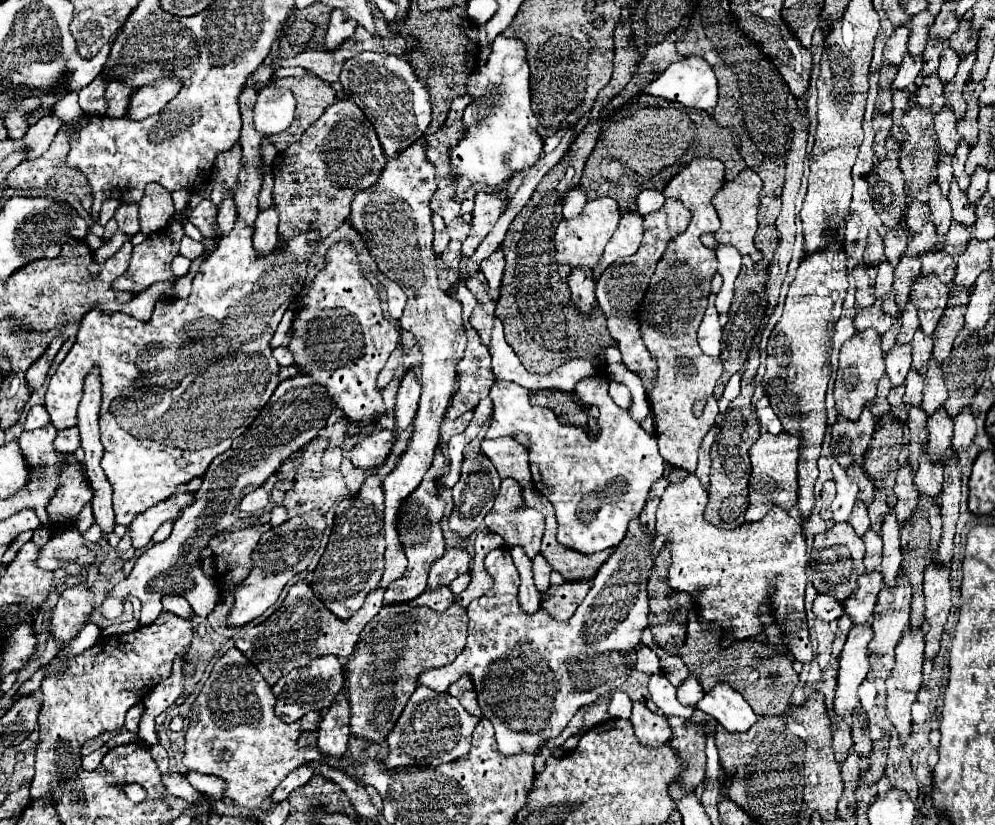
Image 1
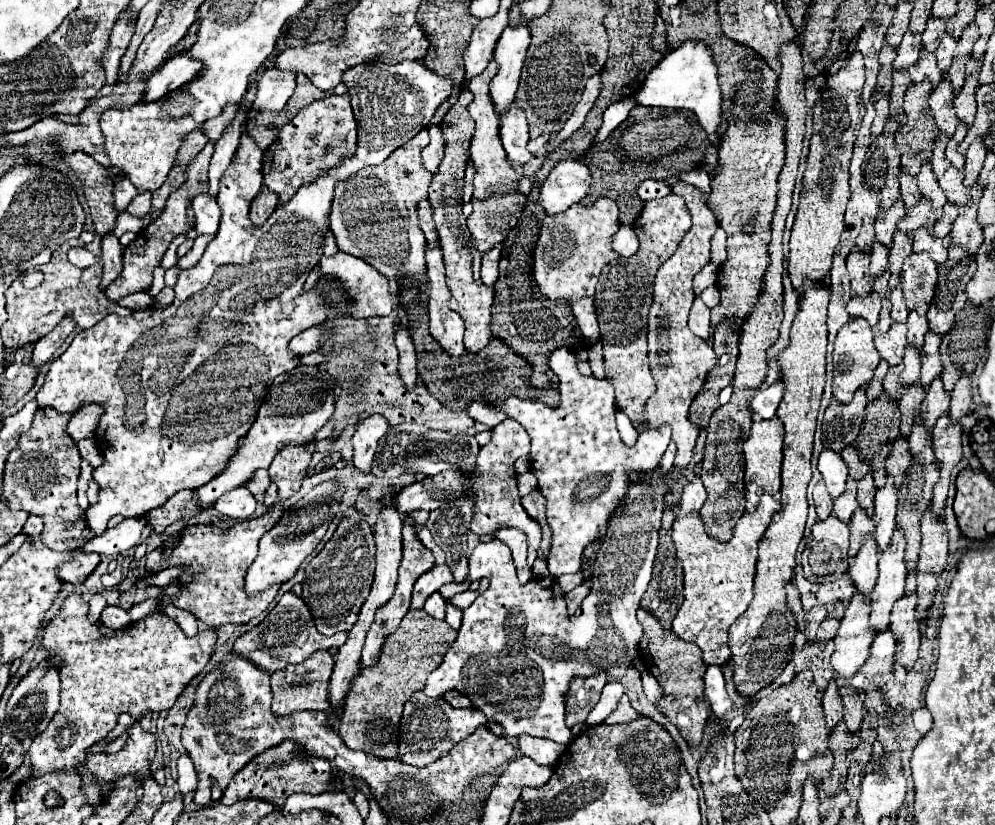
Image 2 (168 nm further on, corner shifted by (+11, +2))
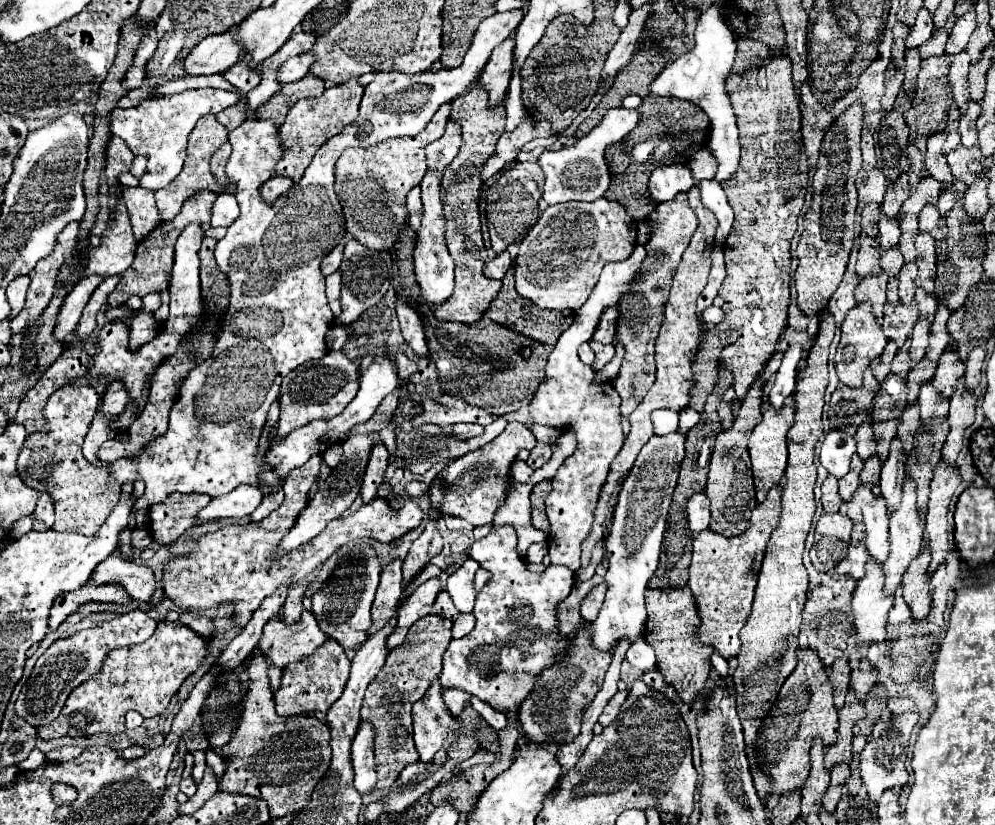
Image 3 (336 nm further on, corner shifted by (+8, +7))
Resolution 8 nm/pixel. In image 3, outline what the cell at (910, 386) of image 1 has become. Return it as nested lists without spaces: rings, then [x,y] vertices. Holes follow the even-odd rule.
[[[919,319],[911,331],[911,361],[919,361],[925,355],[927,349],[927,339],[929,339],[929,323],[927,319]]]

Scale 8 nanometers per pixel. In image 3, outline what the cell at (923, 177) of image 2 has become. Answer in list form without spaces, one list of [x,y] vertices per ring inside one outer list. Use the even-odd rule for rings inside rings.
[[[931,135],[929,137],[927,153],[925,153],[927,155],[925,165],[927,165],[927,171],[929,171],[931,177],[935,177],[943,187],[949,187],[955,177],[951,175],[951,169],[947,167],[947,157],[941,151],[943,143],[945,143],[943,135]]]

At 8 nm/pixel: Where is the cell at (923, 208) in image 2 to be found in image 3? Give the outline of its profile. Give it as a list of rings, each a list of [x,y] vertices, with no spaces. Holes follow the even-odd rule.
[[[929,175],[923,177],[923,179],[911,189],[909,199],[907,199],[907,201],[903,203],[903,207],[901,207],[901,213],[915,213],[915,215],[917,215],[927,203],[937,205],[939,191],[941,191],[941,185],[937,183],[937,179],[931,179]]]

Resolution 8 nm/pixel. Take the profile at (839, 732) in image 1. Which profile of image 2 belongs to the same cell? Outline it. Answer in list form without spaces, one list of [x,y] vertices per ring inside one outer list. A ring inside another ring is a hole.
[[[830,680],[830,686],[824,692],[822,698],[824,704],[824,716],[826,716],[826,726],[832,732],[840,722],[842,722],[842,700],[838,694],[838,686],[834,680]]]

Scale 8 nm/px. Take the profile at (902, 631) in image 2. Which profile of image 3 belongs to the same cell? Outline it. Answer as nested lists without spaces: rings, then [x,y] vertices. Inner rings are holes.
[[[925,545],[903,575],[903,597],[911,607],[915,619],[925,619],[931,611],[931,597],[929,597],[931,577],[927,575],[929,561],[931,561],[931,551],[927,551]]]

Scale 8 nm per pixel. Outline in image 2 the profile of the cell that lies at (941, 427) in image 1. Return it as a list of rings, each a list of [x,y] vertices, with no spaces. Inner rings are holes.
[[[940,378],[932,380],[932,384],[930,384],[928,392],[926,392],[926,398],[922,402],[922,412],[920,412],[924,428],[932,430],[936,420],[940,416],[948,414],[948,404],[950,404],[950,394],[944,390],[942,380]]]

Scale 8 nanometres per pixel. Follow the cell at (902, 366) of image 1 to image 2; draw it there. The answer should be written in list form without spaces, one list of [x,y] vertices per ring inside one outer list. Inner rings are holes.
[[[892,324],[886,334],[876,334],[874,344],[876,344],[876,350],[882,360],[886,360],[890,366],[900,364],[904,350],[908,346],[906,324]]]

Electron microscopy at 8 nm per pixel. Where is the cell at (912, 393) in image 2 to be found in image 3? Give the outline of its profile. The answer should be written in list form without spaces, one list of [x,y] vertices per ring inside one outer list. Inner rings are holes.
[[[921,359],[919,363],[915,363],[907,375],[907,387],[909,387],[909,393],[907,393],[907,401],[909,405],[917,401],[919,397],[919,387],[923,383],[927,383],[931,377],[935,375],[935,363],[933,361],[927,361],[927,359]]]

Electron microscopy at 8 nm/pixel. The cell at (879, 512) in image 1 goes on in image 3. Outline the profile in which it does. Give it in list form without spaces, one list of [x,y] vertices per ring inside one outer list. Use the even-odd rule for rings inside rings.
[[[871,455],[871,459],[865,461],[863,469],[860,472],[860,480],[863,483],[869,483],[872,486],[872,492],[875,496],[880,494],[879,480],[881,472],[881,461],[877,455]]]

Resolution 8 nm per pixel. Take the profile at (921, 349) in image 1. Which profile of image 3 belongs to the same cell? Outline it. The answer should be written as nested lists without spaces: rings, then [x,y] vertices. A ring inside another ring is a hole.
[[[917,289],[917,293],[915,293],[915,303],[917,303],[917,307],[919,307],[919,315],[931,321],[933,315],[935,315],[935,311],[937,311],[937,299],[935,299],[935,295],[925,293],[923,289]]]

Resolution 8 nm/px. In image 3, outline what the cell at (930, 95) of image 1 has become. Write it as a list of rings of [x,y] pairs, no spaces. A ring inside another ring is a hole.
[[[935,29],[933,35],[931,35],[931,39],[919,47],[921,57],[929,59],[929,57],[941,57],[941,55],[945,55],[947,37],[949,37],[949,33],[945,29]]]

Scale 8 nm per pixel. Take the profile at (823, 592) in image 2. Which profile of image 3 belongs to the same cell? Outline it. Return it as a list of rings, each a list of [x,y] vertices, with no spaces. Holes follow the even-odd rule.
[[[859,541],[857,545],[849,547],[847,557],[835,567],[835,575],[851,575],[855,579],[861,579],[865,575],[865,563],[867,563],[869,555],[867,555],[867,545],[863,541]]]

